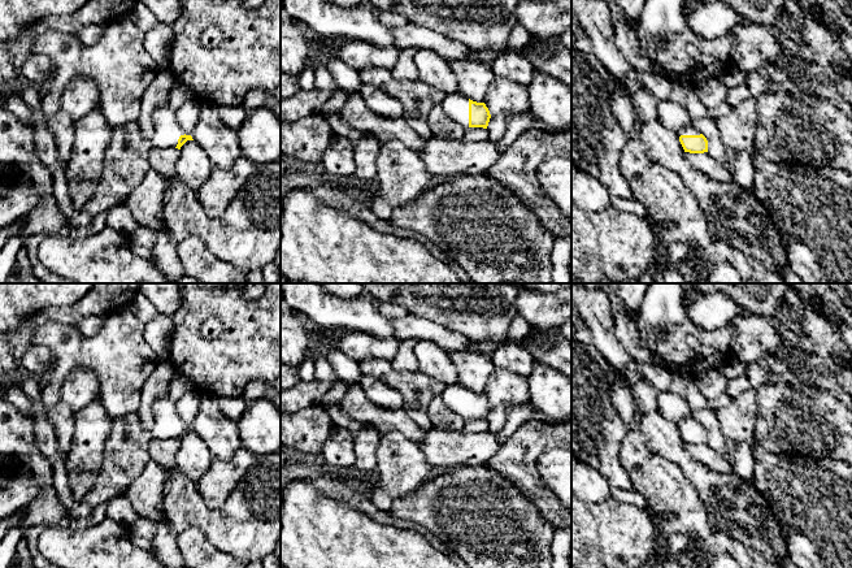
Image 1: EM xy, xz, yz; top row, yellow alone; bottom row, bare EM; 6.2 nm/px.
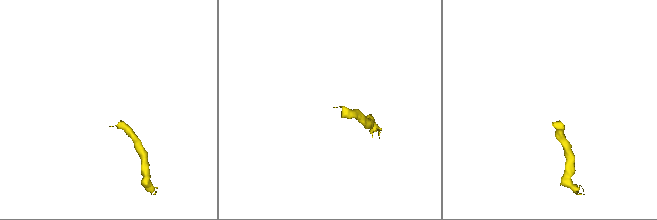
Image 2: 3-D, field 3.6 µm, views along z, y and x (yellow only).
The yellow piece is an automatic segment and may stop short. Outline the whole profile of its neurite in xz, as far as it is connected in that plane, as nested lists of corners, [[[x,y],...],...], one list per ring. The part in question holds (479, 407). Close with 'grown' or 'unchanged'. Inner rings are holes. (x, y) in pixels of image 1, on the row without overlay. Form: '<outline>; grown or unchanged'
[[[462,385],[448,386],[440,394],[447,408],[468,419],[487,420],[491,406],[484,394],[477,394]]]; grown

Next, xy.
[[[169,393],[157,398],[152,404],[155,422],[151,432],[151,439],[178,439],[187,433],[194,432],[186,426],[177,412],[175,403],[170,399]]]; grown

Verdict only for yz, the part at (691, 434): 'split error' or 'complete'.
split error

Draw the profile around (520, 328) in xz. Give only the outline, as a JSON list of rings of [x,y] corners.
[[[517,315],[514,320],[509,324],[508,338],[509,339],[523,339],[532,333],[532,328],[527,320]]]

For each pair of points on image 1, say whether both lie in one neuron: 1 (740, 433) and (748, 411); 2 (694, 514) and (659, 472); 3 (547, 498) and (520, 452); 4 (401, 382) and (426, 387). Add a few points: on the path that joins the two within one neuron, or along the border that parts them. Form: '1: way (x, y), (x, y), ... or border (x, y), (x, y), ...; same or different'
1: way (740, 428), (740, 419), (743, 416); same
2: way (683, 503), (663, 482); same
3: way (535, 486), (522, 473), (520, 464); same
4: way (408, 384), (420, 387); same

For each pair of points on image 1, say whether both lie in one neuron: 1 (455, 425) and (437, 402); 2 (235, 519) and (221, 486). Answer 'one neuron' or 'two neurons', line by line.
1: one neuron
2: two neurons

